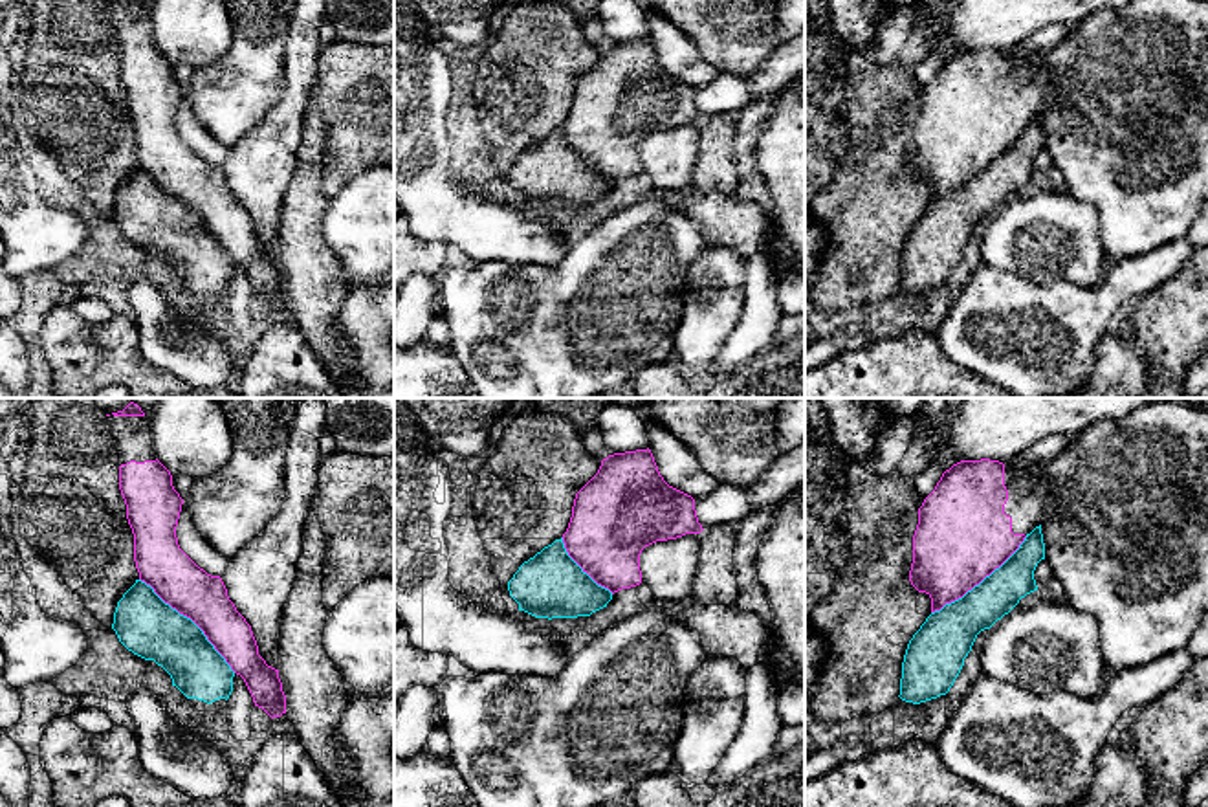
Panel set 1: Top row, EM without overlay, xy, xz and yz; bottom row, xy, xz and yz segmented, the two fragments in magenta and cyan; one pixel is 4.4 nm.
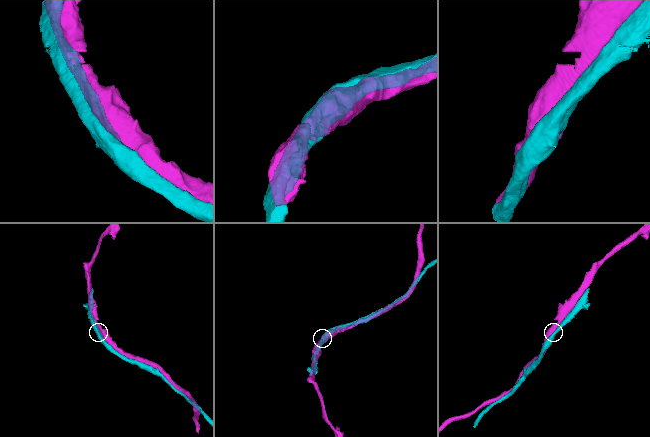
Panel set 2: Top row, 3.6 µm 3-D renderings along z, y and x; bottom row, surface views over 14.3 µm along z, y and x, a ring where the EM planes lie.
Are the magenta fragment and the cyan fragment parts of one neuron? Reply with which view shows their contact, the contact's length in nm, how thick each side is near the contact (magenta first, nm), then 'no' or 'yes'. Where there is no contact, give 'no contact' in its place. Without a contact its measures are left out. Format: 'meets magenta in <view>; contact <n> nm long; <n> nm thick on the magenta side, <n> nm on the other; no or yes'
meets magenta in xy; contact 600 nm long; 220 nm thick on the magenta side, 260 nm on the other; no

